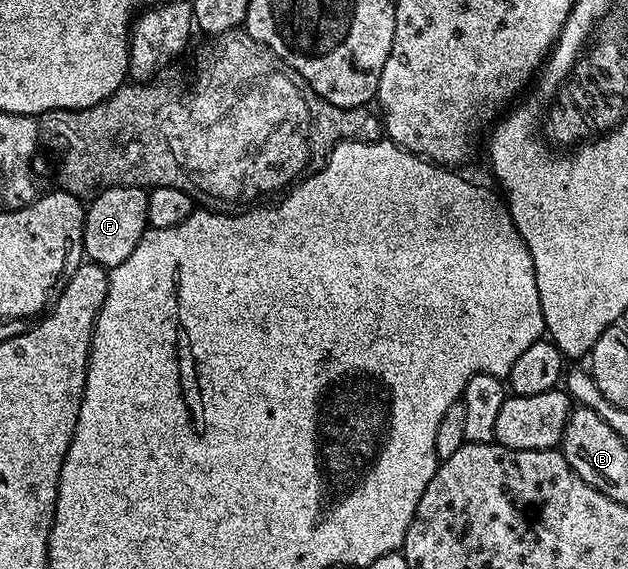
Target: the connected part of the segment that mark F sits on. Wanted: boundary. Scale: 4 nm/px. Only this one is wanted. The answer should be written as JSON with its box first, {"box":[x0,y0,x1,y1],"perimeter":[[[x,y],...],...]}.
{"box":[83,187,149,269],"perimeter":[[[106,187],[92,196],[85,208],[83,229],[84,258],[90,263],[100,263],[106,269],[117,267],[131,257],[135,245],[149,227],[147,221],[147,197],[149,191],[143,187]]]}

